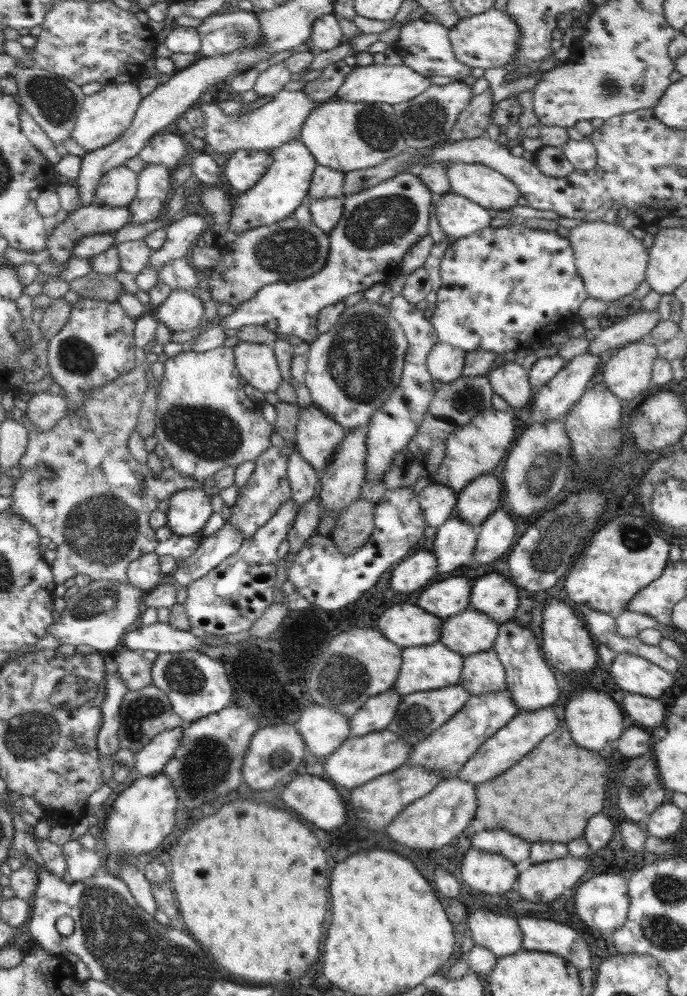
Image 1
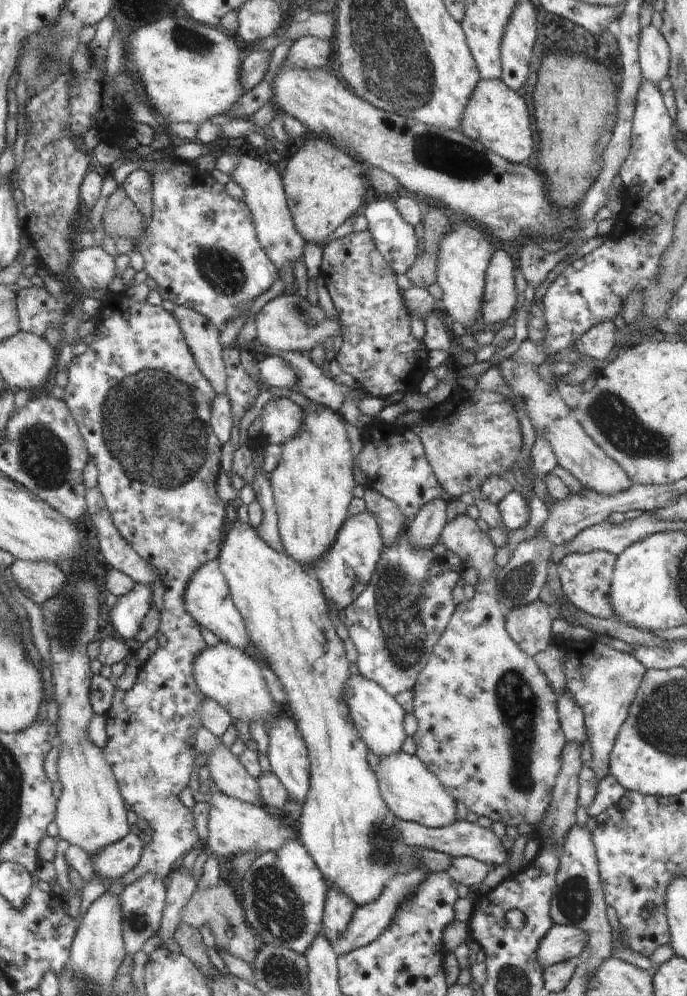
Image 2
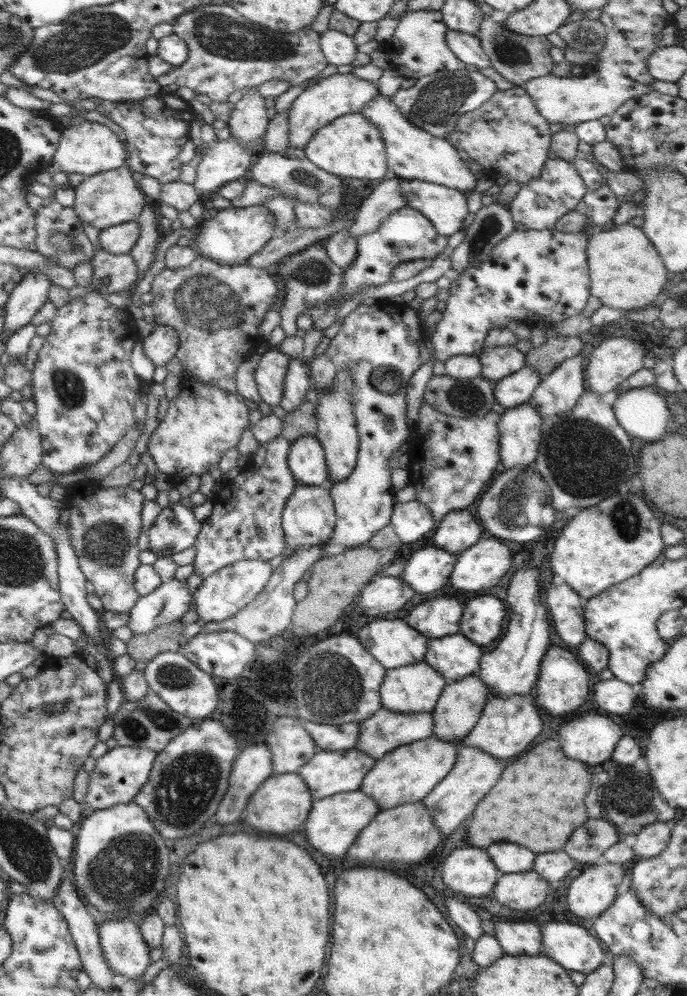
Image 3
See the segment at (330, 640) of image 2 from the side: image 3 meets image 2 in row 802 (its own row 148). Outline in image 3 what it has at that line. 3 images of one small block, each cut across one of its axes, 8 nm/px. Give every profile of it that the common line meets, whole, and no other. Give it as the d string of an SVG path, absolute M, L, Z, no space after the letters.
M361 112L346 114L320 128L304 148L306 158L318 168L336 176L380 180L390 175L385 144L380 130L370 124Z

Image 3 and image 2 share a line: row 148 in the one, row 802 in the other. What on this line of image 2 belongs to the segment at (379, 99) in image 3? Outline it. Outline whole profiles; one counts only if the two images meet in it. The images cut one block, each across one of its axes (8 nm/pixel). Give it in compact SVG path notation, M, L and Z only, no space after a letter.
M403 752L388 755L380 759L380 766L374 772L378 777L379 791L384 802L395 817L433 829L458 822L457 802L418 757Z

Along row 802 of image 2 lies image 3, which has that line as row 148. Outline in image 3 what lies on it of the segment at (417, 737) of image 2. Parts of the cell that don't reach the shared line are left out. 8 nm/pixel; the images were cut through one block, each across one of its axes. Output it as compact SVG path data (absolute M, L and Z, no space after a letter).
M514 86L508 90L498 89L480 108L456 118L454 129L446 140L456 148L463 148L472 160L485 168L488 176L494 179L506 176L509 181L517 180L523 185L536 178L544 163L551 157L552 136L554 134L550 131L550 123L538 113L530 95L522 86Z

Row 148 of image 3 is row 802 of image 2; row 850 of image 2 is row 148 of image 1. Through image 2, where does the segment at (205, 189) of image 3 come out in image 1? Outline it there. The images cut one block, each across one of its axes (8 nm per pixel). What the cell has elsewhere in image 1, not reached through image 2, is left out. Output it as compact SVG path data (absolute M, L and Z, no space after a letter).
M282 89L274 98L258 109L242 116L226 116L216 103L199 104L204 113L205 141L218 154L235 153L236 150L266 151L282 146L285 142L300 137L304 122L317 104L304 91L288 91Z

